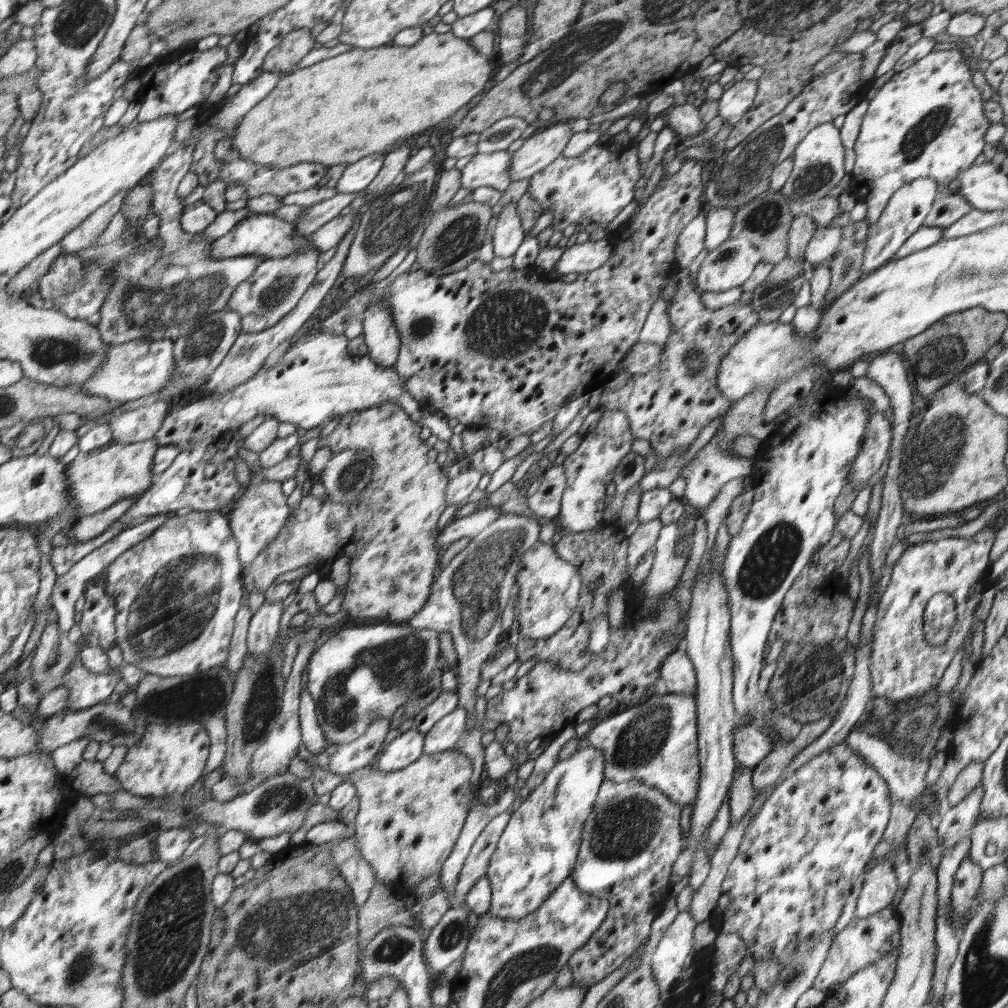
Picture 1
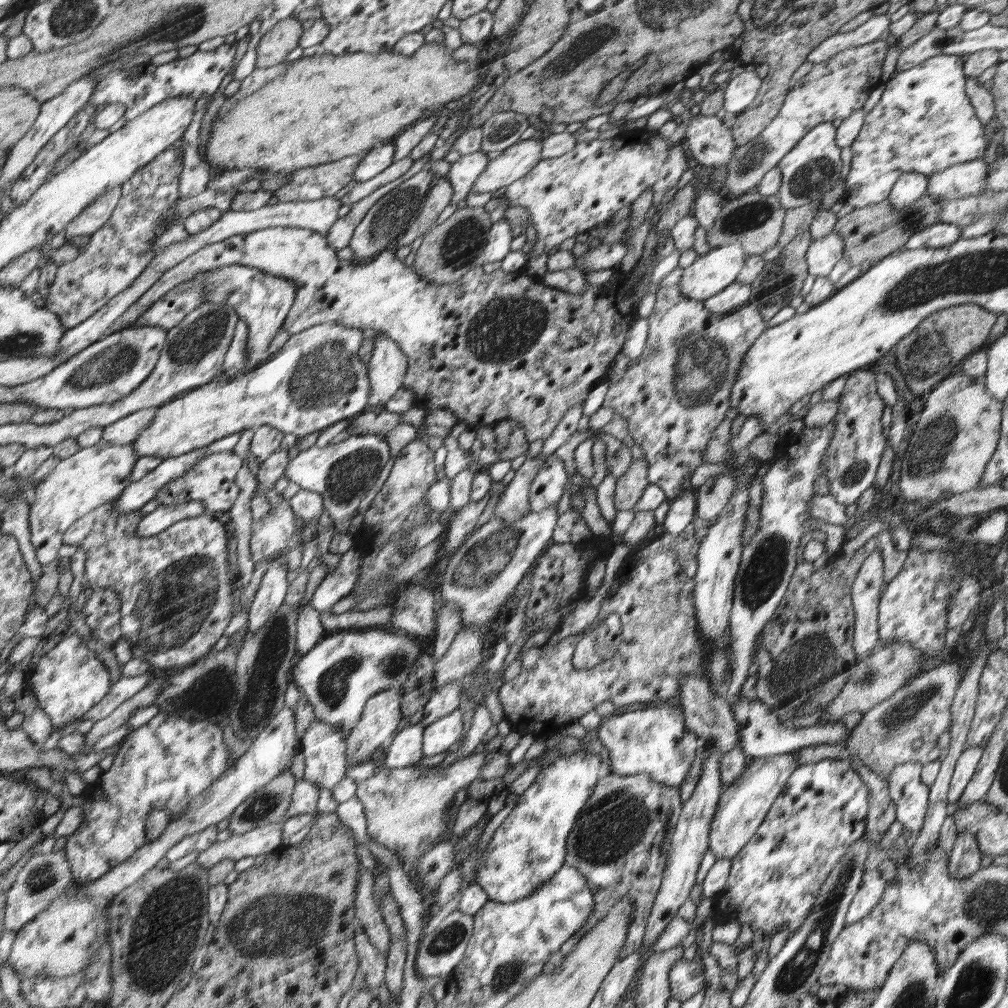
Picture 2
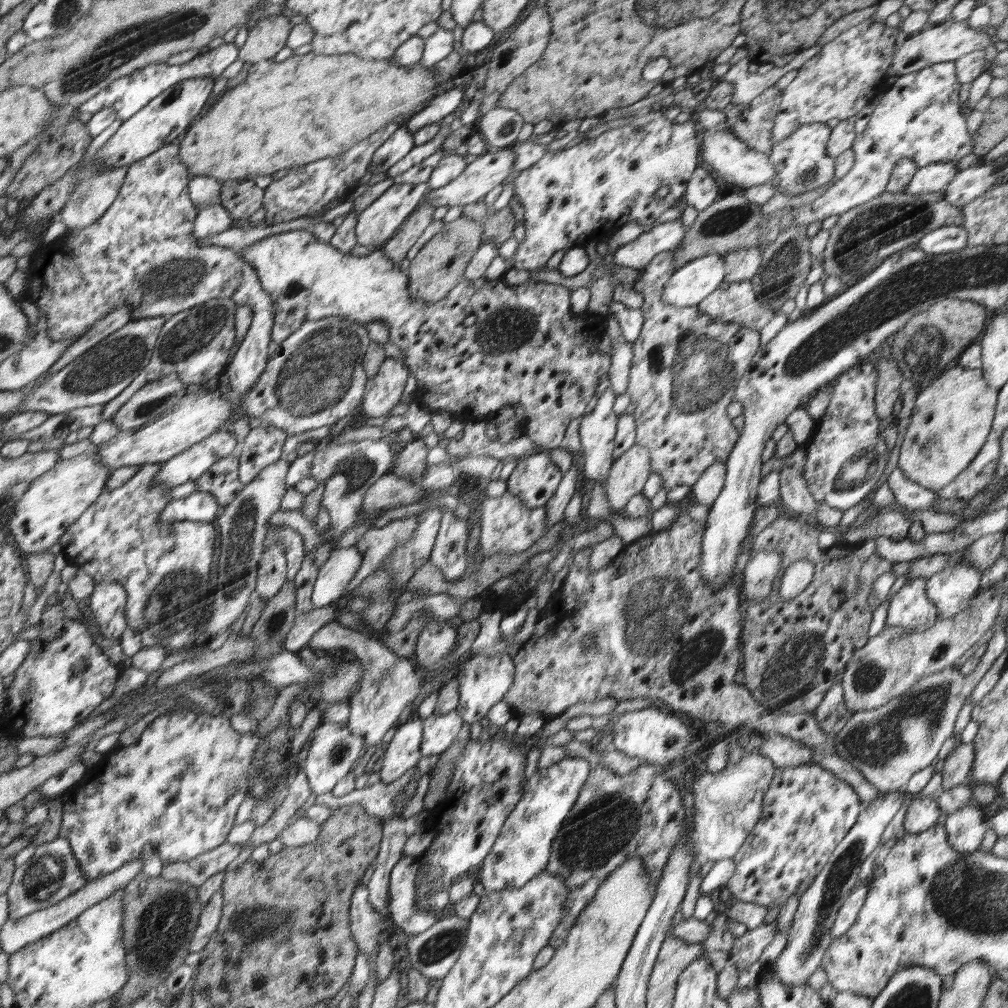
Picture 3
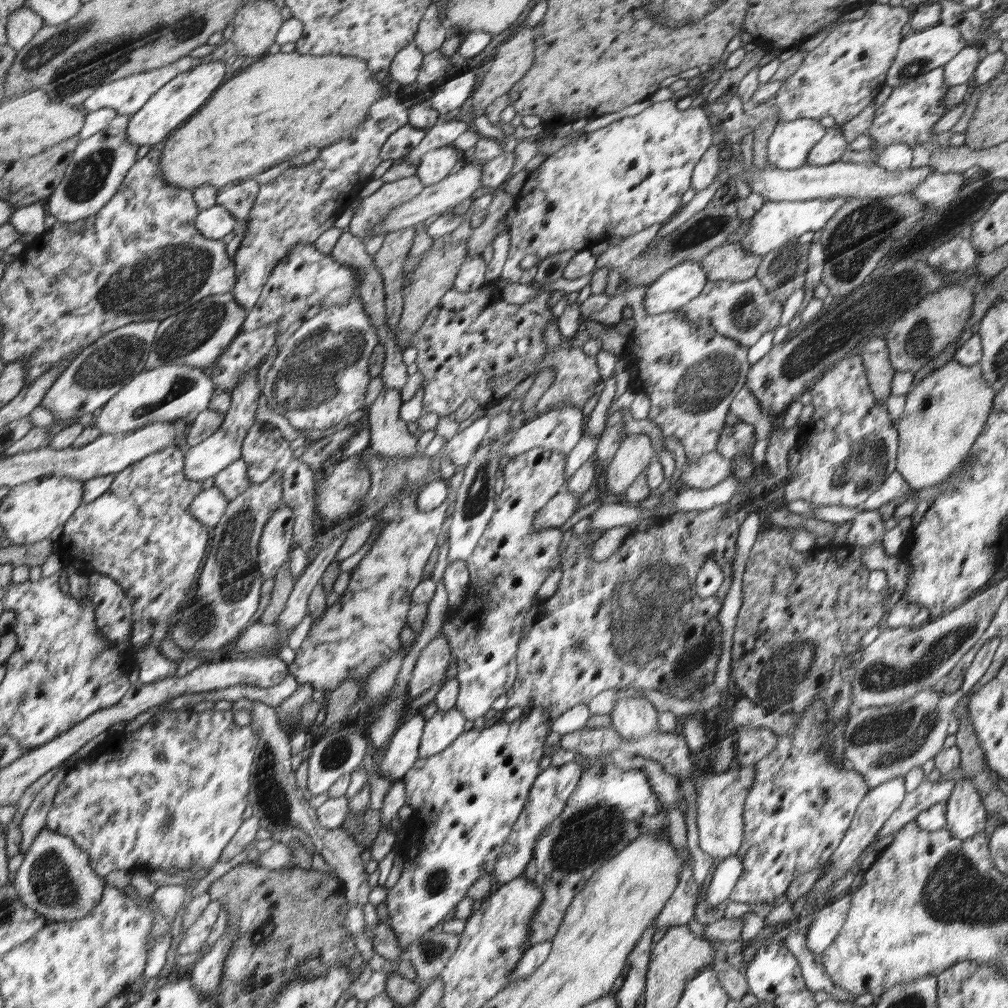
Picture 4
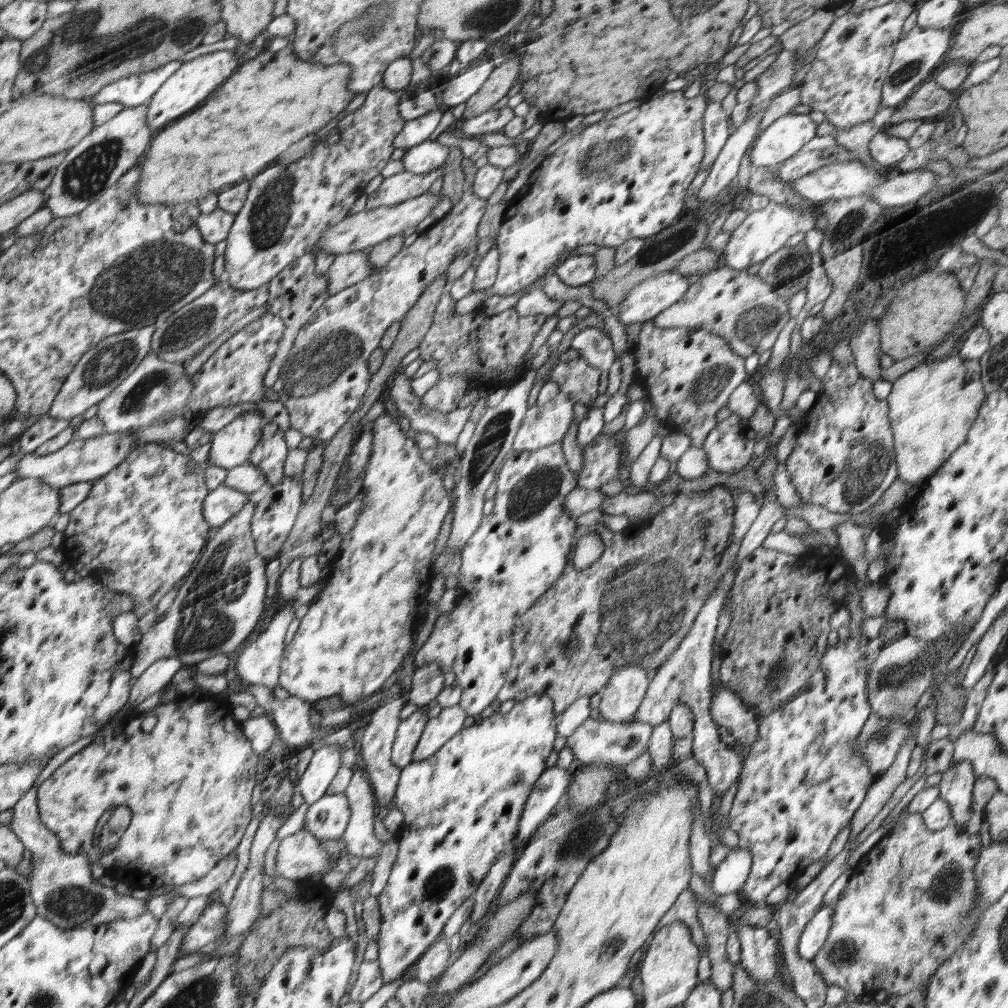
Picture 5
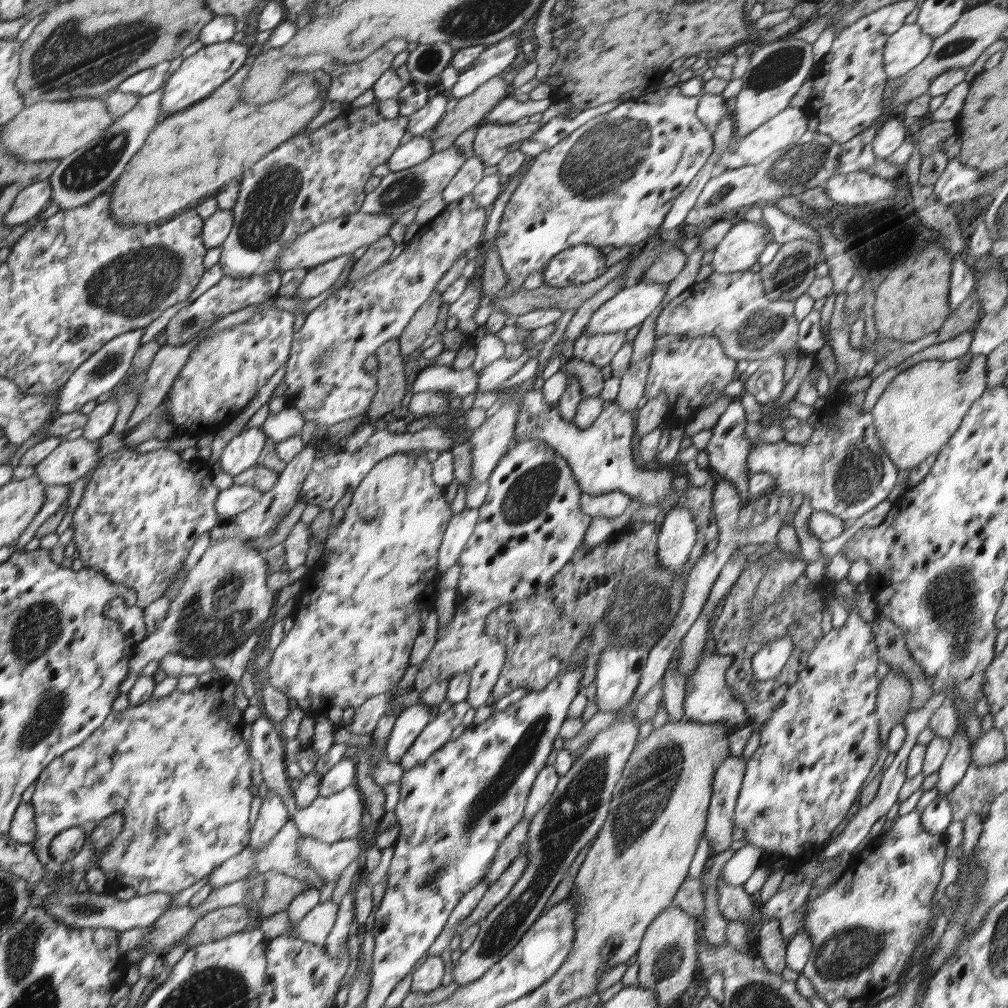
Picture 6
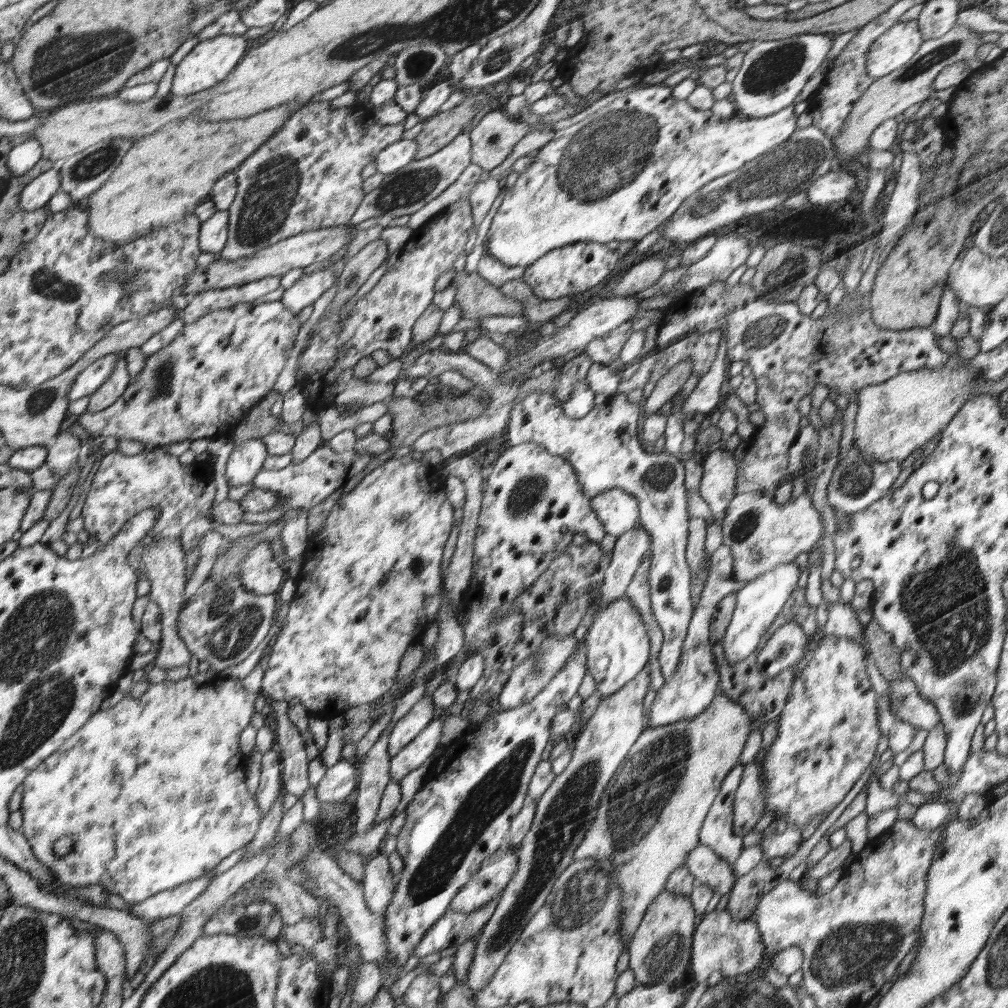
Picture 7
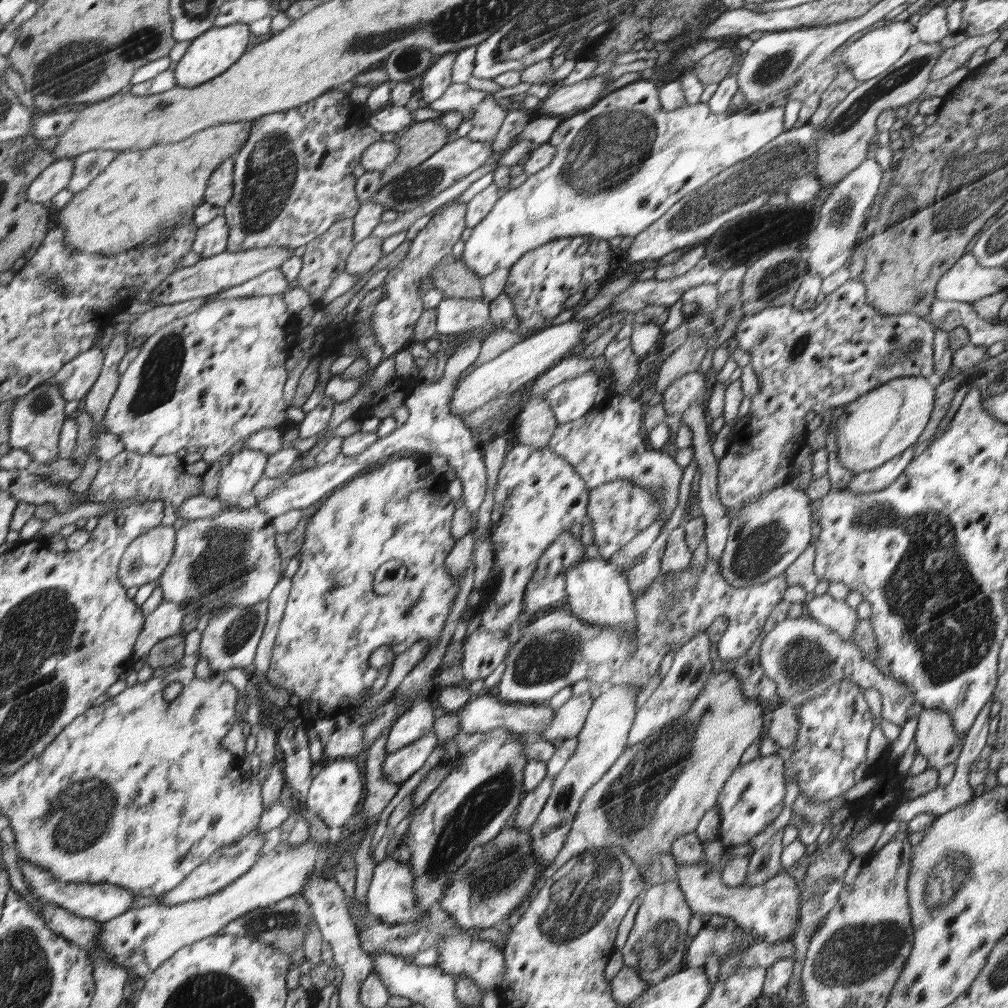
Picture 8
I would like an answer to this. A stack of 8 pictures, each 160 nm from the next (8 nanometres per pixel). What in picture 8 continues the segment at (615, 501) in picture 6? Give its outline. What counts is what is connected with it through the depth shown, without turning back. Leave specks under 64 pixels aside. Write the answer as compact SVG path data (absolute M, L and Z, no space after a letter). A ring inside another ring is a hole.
M614 480L608 484L602 484L594 490L589 490L589 504L587 517L591 518L593 544L598 546L602 559L610 560L617 552L632 540L634 536L648 528L661 511L661 504L655 501L655 496L646 488L634 486L630 480Z

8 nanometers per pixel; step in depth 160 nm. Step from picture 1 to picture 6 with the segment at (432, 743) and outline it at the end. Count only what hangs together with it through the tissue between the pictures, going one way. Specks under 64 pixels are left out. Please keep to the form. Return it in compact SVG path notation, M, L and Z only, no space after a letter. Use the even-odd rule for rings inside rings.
M468 701L454 703L443 713L433 714L431 721L424 727L418 738L399 760L406 771L422 764L434 751L442 748L454 729L462 723L466 711L471 708Z

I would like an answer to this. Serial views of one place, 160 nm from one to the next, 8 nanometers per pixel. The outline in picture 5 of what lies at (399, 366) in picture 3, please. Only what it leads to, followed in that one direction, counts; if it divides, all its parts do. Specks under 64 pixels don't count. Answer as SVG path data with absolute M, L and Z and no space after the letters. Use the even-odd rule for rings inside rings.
M384 412L384 415L378 417L372 425L373 447L371 448L371 455L363 477L361 489L363 503L360 514L357 516L355 525L342 537L340 550L331 563L333 569L331 570L330 578L327 580L325 588L317 596L316 602L309 606L306 616L300 620L300 627L290 644L285 646L280 663L279 685L292 696L306 700L311 705L322 698L336 696L337 694L340 695L344 702L364 701L369 696L372 696L376 690L380 690L384 686L384 682L402 666L402 662L404 662L404 658L406 658L406 654L410 652L410 646L412 646L412 628L410 626L412 626L412 620L414 620L414 612L427 598L427 596L420 596L420 594L427 592L426 586L430 584L430 580L428 580L428 558L432 562L436 536L440 532L442 520L450 512L450 500L448 500L446 488L442 485L442 475L440 472L434 473L430 462L422 459L416 441L406 437L405 433L400 430L398 422L393 420L388 412Z

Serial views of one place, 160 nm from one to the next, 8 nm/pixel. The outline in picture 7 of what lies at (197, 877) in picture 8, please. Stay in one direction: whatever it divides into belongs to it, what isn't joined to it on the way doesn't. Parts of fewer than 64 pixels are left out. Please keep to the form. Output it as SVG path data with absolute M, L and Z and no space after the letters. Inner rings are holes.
M212 870L204 876L184 882L174 889L164 890L162 893L154 894L154 897L140 902L136 905L128 905L125 910L140 918L153 921L157 918L166 918L180 914L190 902L196 901L213 880Z

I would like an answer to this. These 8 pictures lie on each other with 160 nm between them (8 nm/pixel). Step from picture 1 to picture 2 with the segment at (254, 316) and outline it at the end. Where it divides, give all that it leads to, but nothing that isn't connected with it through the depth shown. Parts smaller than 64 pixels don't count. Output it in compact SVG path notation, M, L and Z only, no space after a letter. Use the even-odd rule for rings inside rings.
M244 265L223 266L208 272L198 273L194 277L199 278L203 282L203 286L210 289L207 294L208 302L223 302L233 306L240 322L246 323L249 328L248 351L250 351L250 357L242 368L242 374L251 373L268 363L269 356L266 355L266 351L268 351L273 339L277 337L293 302L297 298L298 287L293 283L293 280L274 276L264 270Z

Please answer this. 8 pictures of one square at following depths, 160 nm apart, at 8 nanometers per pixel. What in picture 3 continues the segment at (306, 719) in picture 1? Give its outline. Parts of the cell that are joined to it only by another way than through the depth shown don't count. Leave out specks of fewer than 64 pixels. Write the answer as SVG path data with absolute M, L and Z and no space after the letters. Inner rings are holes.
M342 722L320 724L314 731L314 738L303 766L311 791L317 795L331 792L339 780L342 780L352 769L361 766L366 755L367 750L362 736L352 734L346 724Z

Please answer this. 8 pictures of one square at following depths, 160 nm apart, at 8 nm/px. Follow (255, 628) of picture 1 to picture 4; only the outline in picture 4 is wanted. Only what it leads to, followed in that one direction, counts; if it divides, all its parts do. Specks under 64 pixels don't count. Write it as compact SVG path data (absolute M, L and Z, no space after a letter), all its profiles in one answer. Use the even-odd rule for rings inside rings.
M280 503L274 509L273 516L266 521L261 534L260 553L257 561L261 563L262 574L266 578L274 577L289 559L293 548L293 529L296 524L294 510L286 503Z

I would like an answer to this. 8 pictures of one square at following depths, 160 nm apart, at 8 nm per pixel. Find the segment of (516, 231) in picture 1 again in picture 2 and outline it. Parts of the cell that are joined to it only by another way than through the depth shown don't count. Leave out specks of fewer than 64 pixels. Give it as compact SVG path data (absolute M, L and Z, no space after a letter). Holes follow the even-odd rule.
M500 219L491 223L487 243L477 255L477 264L483 266L484 263L502 261L511 251L512 239L512 230L507 220Z

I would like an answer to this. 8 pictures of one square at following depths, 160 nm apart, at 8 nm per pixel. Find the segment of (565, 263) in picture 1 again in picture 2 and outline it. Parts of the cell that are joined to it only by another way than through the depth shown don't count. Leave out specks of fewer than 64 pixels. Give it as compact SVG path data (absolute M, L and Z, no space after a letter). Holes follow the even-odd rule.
M615 242L610 245L600 243L594 249L588 249L585 255L575 258L575 266L580 268L584 274L597 270L618 266L622 258L628 254L625 243Z

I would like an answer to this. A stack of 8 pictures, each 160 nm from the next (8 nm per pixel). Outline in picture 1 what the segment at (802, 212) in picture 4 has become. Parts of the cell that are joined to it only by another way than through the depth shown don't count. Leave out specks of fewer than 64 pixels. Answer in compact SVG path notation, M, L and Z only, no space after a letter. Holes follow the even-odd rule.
M957 49L935 50L917 60L910 68L893 75L881 88L871 87L868 108L854 144L856 160L851 172L851 188L858 200L867 204L866 221L874 223L890 197L904 184L920 177L933 178L940 186L954 181L956 174L965 171L982 154L984 132L990 122L983 115L980 92L972 84L972 74Z

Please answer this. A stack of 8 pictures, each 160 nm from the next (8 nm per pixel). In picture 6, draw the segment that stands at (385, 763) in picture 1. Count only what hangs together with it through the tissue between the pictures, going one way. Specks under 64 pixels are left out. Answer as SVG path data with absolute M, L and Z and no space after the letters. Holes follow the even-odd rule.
M420 702L399 710L392 732L387 738L384 758L388 762L398 763L431 721L433 714L434 710L429 710L428 705Z

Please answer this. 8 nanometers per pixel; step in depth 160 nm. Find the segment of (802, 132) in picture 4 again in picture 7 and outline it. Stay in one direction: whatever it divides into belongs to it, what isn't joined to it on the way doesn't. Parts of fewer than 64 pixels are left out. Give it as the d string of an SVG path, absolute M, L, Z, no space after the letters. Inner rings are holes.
M660 83L655 85L639 84L639 87L636 87L632 92L618 97L607 106L580 120L580 122L556 131L554 138L538 151L535 161L528 167L528 170L519 175L512 187L506 189L502 204L496 214L494 214L490 228L484 238L485 252L501 263L504 263L506 267L526 267L534 264L534 262L540 257L544 257L552 249L577 242L592 241L605 244L611 240L619 240L620 242L622 240L635 240L638 242L647 235L650 235L653 230L656 230L669 217L672 217L678 206L682 204L682 201L685 201L691 194L701 190L714 179L736 171L750 161L756 160L757 156L772 150L772 148L776 148L782 142L786 142L798 130L796 128L797 117L793 113L792 105L767 117L752 118L750 116L748 119L741 119L738 116L734 116L729 121L721 122L711 109L700 110L686 99L674 99L672 92L673 90L670 86L664 86Z

